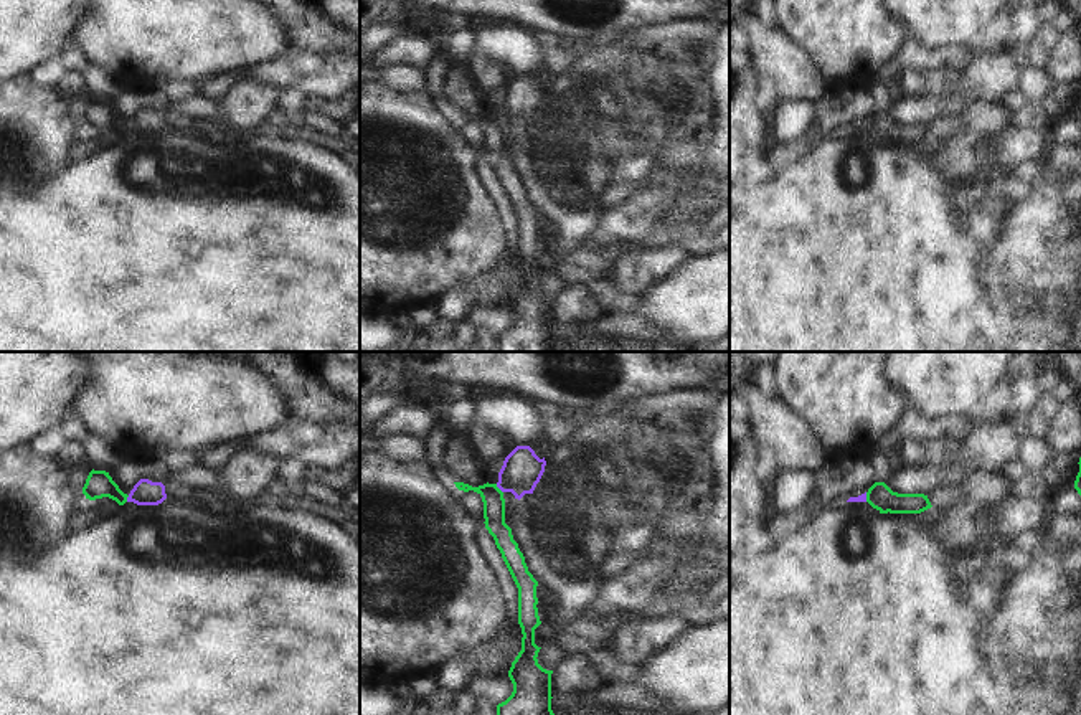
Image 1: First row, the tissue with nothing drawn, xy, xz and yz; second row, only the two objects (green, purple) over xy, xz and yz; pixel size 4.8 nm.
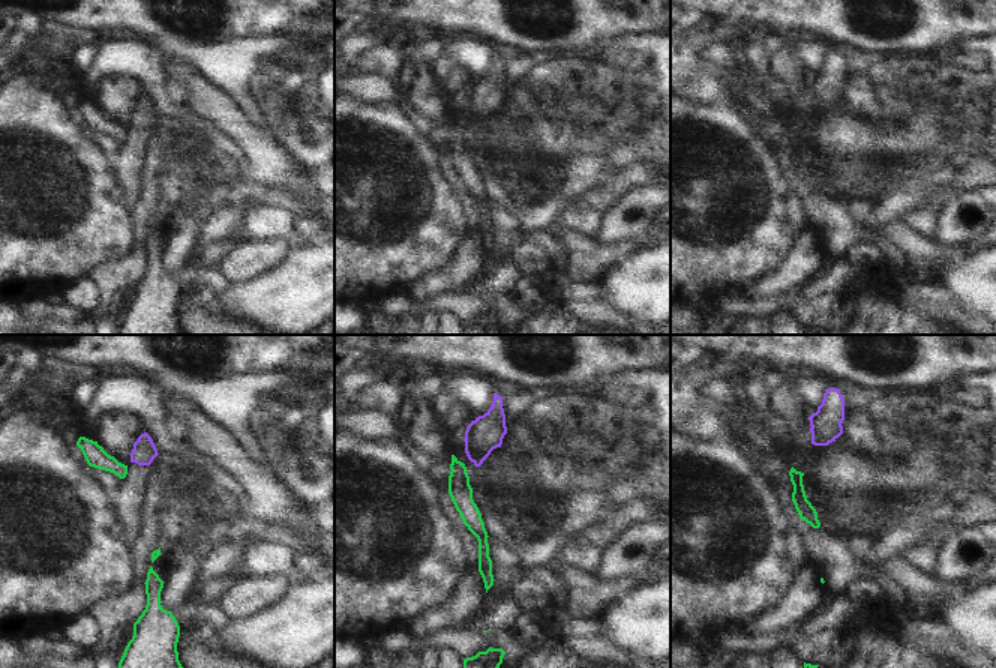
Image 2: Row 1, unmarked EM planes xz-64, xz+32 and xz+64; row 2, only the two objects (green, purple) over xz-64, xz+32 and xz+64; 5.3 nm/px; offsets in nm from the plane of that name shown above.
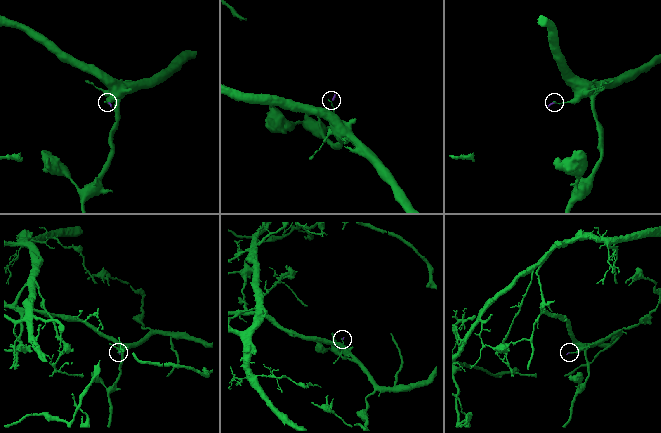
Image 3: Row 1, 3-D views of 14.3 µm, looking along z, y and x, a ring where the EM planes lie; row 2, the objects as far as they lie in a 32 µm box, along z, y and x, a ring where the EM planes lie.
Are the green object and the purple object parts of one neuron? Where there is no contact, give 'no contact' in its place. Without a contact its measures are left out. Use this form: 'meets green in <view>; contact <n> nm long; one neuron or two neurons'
meets green in xz; contact 60 nm long; two neurons

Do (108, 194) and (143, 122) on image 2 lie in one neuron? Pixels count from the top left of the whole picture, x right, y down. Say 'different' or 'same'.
different

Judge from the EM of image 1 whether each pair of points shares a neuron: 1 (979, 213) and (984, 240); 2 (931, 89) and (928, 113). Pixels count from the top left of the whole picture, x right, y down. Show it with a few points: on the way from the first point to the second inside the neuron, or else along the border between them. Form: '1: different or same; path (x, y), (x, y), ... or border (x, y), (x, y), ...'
1: same; path (982, 220), (984, 233)
2: different; border (962, 76), (954, 91), (941, 96), (906, 98)

